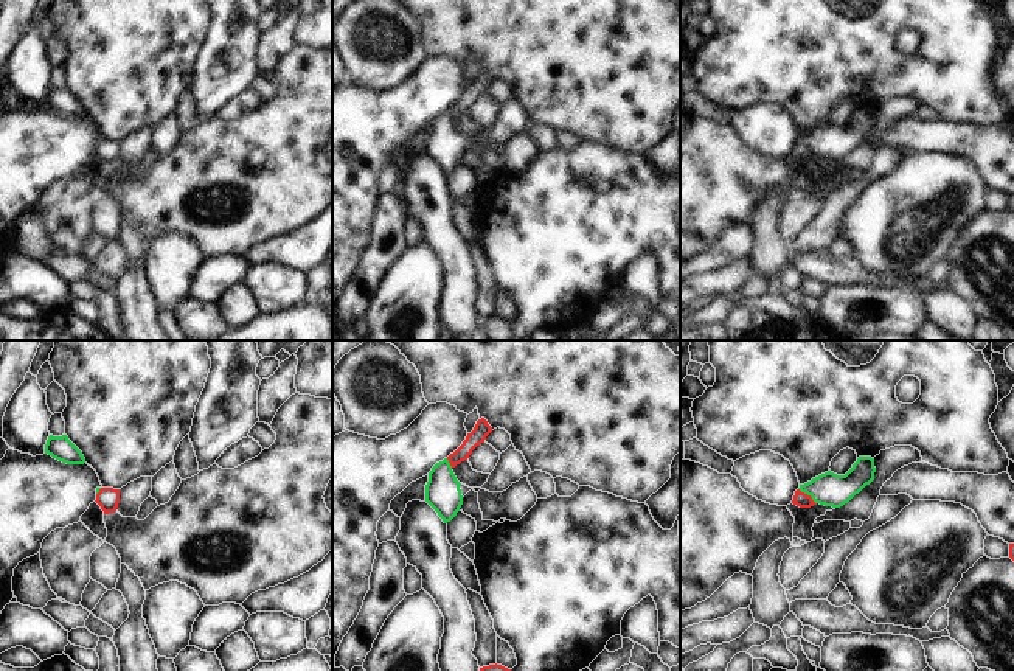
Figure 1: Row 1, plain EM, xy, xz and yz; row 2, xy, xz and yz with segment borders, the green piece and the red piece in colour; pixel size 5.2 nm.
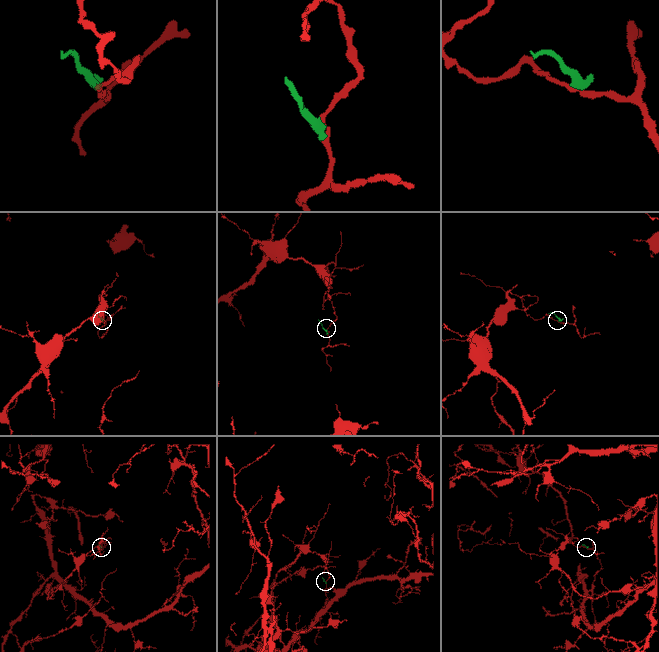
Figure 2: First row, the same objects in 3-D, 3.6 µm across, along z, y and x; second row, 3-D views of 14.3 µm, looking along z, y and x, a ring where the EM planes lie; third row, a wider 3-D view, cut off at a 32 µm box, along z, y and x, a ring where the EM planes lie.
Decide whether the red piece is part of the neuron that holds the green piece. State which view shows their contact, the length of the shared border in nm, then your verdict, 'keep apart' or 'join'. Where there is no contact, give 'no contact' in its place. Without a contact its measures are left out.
meets green in yz; contact 130 nm long; keep apart

